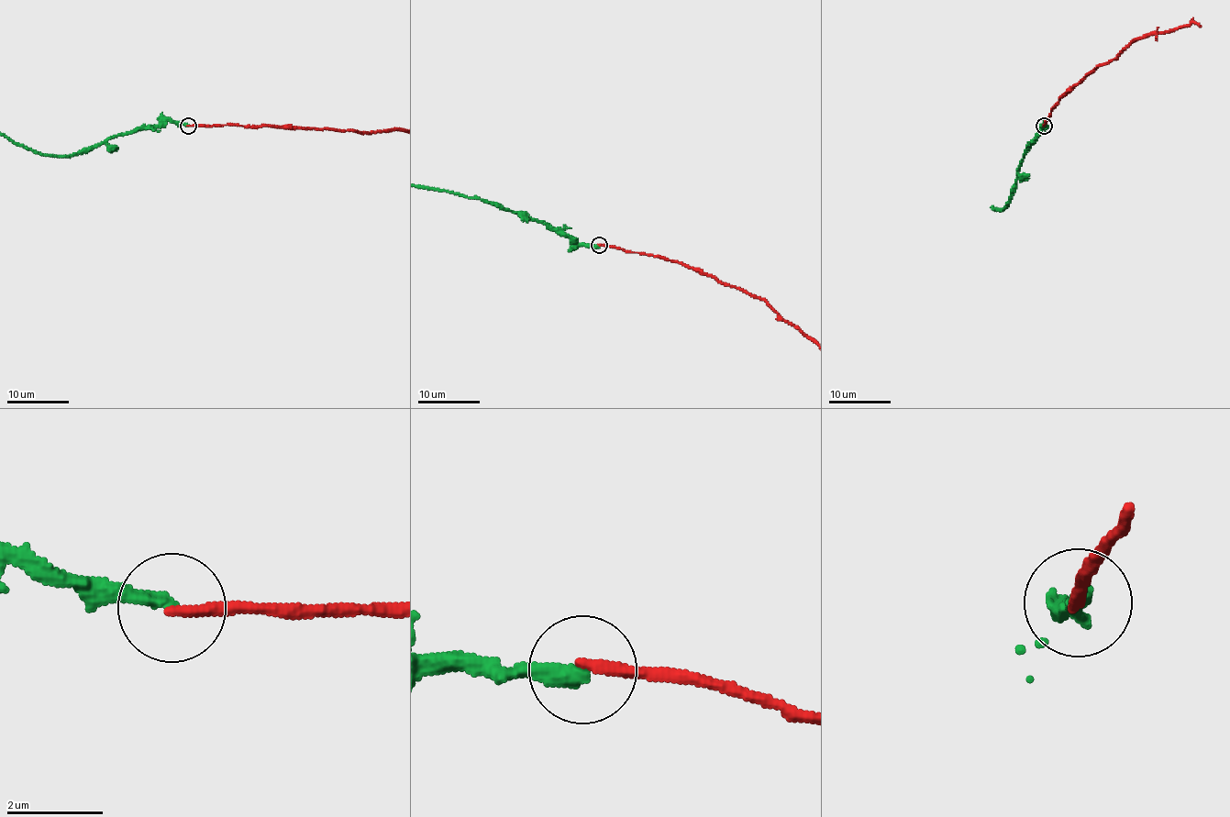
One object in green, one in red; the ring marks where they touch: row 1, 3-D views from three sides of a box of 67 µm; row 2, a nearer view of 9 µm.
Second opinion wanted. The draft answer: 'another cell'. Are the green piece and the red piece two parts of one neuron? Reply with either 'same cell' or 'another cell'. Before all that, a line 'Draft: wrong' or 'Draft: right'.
Draft: right
another cell

